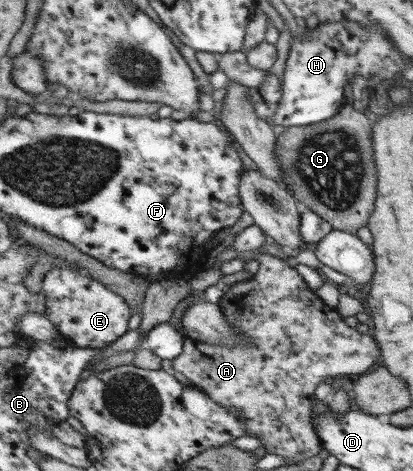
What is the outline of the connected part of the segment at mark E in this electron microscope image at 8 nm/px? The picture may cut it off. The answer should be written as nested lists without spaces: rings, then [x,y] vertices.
[[[56,267],[45,276],[42,290],[48,298],[48,317],[66,338],[80,348],[105,349],[130,332],[132,307],[122,294],[106,284],[80,276],[78,271]]]

